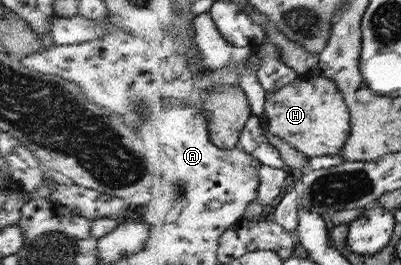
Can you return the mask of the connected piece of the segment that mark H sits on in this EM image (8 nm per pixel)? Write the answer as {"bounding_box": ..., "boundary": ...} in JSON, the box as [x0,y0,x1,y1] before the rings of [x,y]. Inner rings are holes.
{"bounding_box":[265,76,353,157],"boundary":[[[322,76],[298,77],[291,85],[267,93],[265,114],[272,132],[308,157],[340,155],[353,131],[352,114],[345,94],[335,80]]]}

